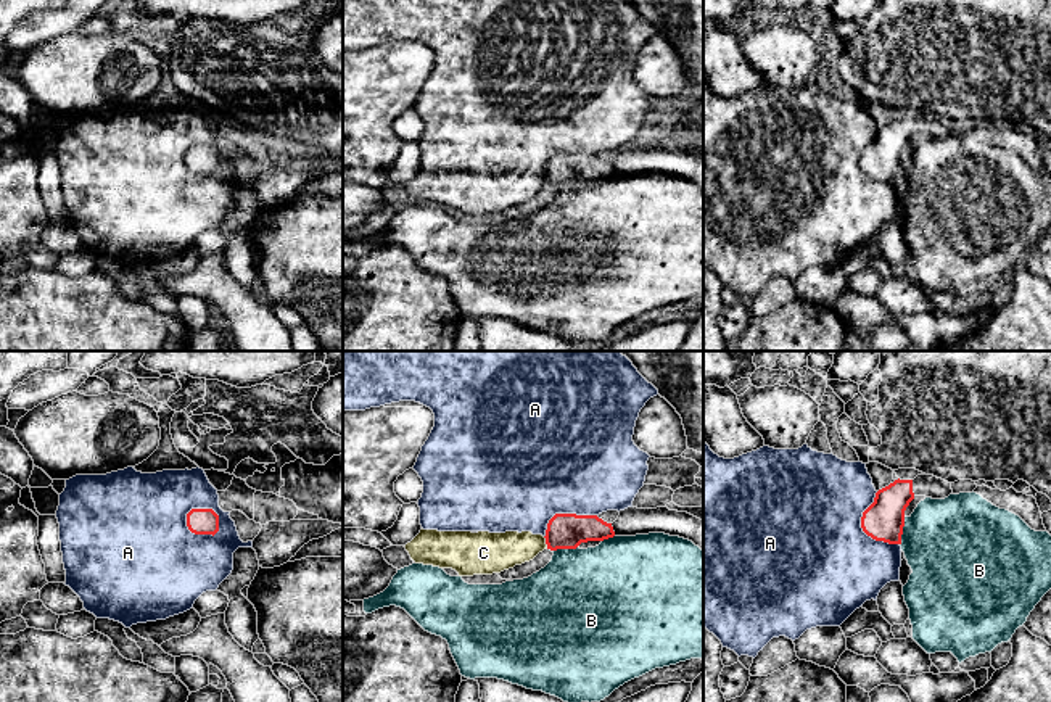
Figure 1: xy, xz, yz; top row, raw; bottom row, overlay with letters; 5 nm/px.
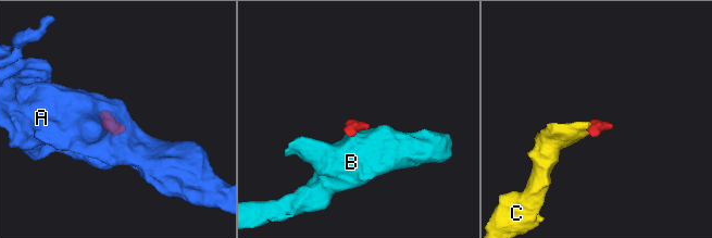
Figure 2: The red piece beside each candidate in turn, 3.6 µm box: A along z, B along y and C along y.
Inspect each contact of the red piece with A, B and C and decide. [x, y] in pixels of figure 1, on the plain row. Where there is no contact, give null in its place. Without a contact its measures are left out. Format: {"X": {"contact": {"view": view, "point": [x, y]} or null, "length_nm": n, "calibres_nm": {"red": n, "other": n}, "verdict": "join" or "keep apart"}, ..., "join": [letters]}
{"A": {"contact": {"view": "xy", "point": [197, 173]}, "length_nm": 190, "calibres_nm": {"red": 130, "other": 480}, "verdict": "keep apart"}, "B": {"contact": {"view": "yz", "point": [902, 171]}, "length_nm": 150, "calibres_nm": {"red": 200, "other": 460}, "verdict": "keep apart"}, "C": {"contact": {"view": "xz", "point": [546, 182]}, "length_nm": 70, "calibres_nm": {"red": 180, "other": 190}, "verdict": "keep apart"}, "join": []}

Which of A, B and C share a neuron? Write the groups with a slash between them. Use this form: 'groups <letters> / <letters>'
groups A C / B

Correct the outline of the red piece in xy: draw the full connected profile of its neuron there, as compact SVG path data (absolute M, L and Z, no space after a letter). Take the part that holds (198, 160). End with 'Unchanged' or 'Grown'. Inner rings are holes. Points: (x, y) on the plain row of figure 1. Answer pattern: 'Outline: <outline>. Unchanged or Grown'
Outline: M192 148L187 153L187 166L195 174L216 174L219 171L219 155L212 148Z. Unchanged

